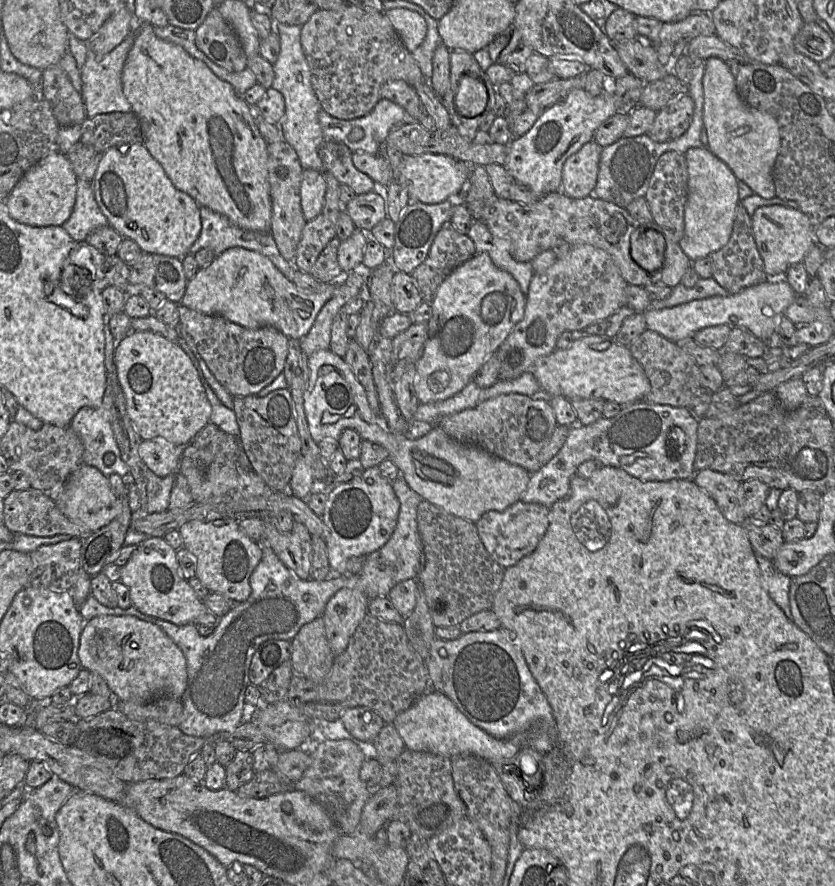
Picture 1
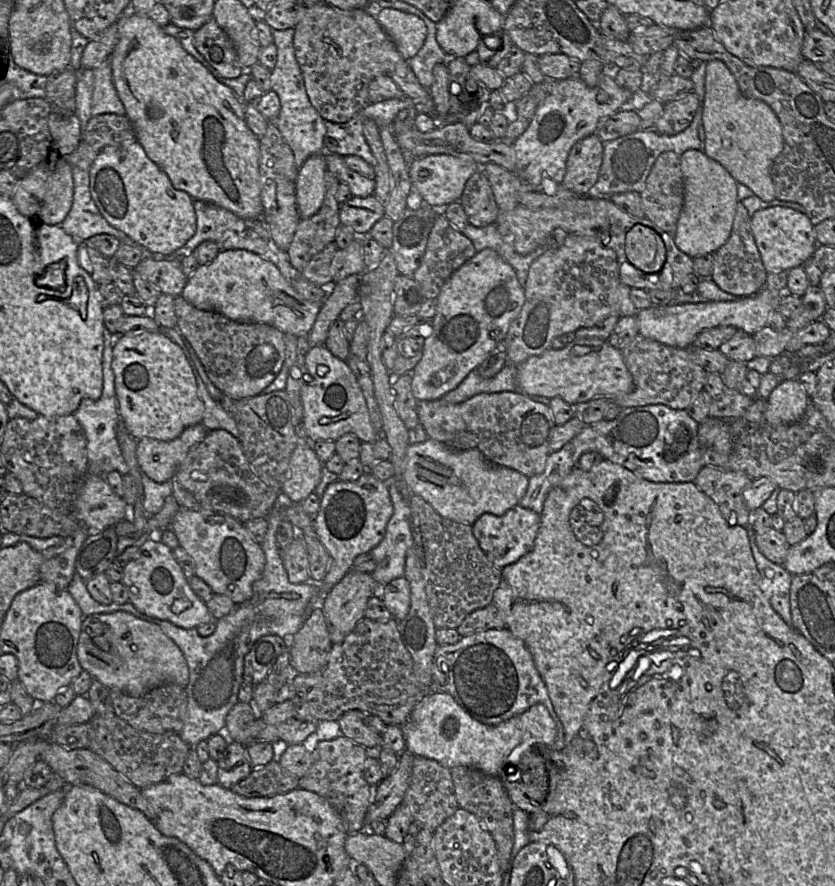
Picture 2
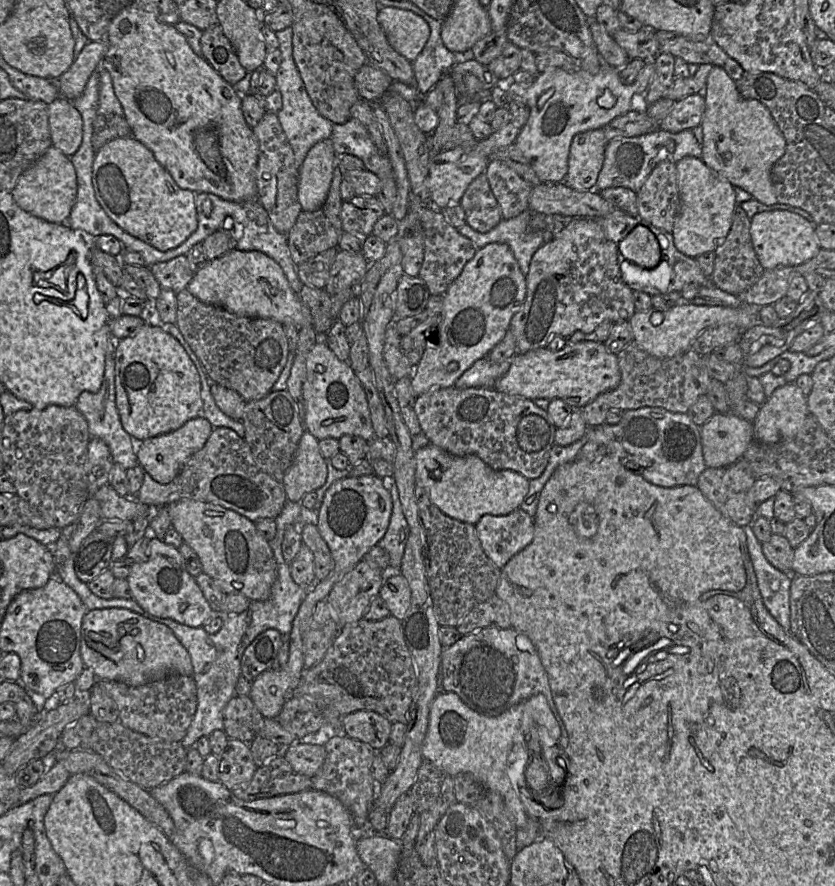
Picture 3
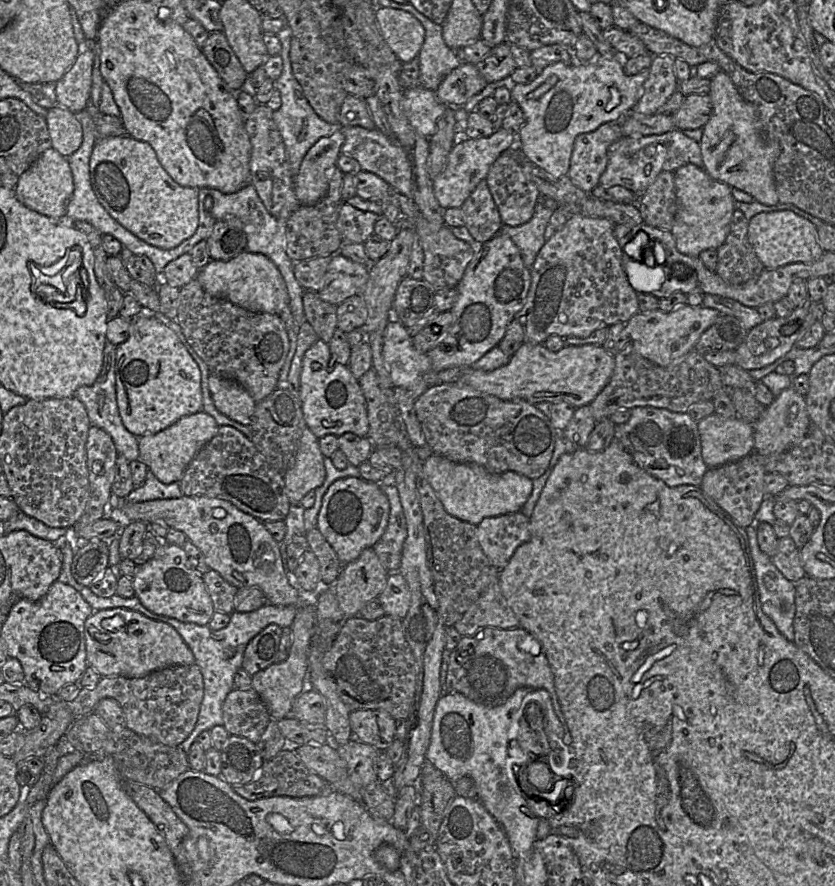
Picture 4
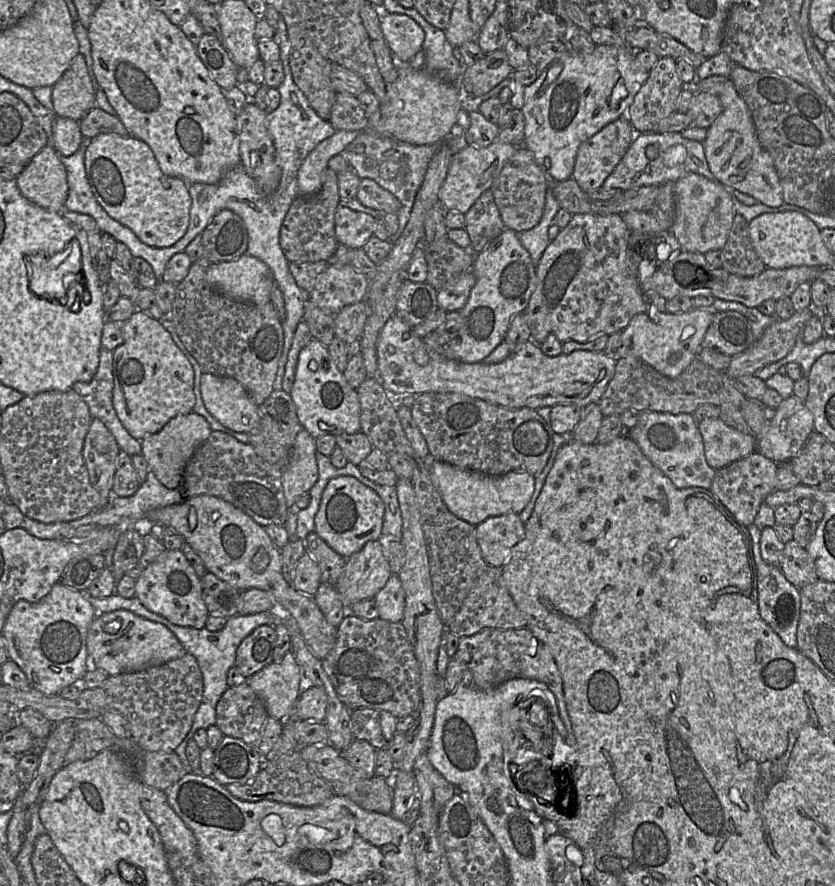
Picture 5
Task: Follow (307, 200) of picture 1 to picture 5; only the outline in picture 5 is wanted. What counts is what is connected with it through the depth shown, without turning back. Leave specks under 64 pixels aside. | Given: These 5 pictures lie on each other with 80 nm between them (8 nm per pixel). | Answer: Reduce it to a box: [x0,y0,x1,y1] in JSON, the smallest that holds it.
[298,131,360,196]

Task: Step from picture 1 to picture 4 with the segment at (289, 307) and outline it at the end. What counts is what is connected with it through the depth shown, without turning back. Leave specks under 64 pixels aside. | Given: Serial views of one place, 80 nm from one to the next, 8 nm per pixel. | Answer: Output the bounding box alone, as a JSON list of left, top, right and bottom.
[196,251,289,314]

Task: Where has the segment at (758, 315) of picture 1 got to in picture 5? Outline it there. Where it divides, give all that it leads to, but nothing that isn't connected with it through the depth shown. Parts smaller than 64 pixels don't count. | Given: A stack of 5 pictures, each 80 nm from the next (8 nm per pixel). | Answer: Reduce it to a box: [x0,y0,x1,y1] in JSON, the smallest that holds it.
[620,309,712,378]

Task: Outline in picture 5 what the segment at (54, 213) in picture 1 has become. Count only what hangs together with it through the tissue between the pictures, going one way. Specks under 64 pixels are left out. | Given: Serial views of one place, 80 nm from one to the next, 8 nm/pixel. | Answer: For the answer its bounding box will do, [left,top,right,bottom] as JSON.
[18,145,68,212]

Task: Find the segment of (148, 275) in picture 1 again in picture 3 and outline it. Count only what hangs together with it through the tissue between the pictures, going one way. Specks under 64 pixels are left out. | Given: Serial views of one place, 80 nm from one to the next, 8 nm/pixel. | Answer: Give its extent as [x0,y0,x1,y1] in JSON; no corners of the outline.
[149,255,194,293]

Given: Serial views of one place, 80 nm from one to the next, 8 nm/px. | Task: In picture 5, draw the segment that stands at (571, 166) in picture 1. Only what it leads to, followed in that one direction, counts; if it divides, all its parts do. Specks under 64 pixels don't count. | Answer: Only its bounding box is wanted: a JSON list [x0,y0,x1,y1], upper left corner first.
[572,115,636,192]

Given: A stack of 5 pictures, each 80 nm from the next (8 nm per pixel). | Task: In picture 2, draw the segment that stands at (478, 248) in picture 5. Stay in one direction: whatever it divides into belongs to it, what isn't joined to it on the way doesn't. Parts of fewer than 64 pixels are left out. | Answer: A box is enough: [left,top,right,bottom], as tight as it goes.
[459,169,499,227]

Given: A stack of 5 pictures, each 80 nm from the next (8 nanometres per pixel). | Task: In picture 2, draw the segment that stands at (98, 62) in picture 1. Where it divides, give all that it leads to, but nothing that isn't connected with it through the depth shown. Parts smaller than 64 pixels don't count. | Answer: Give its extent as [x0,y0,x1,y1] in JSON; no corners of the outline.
[91,58,125,117]

